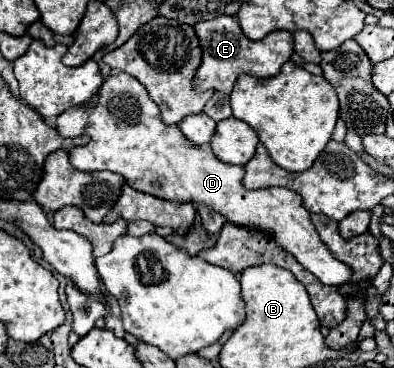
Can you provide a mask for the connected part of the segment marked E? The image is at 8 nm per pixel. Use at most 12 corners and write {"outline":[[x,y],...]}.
{"outline":[[235,16],[193,26],[201,64],[193,88],[229,94],[239,74],[277,76],[293,36],[251,42]]}

